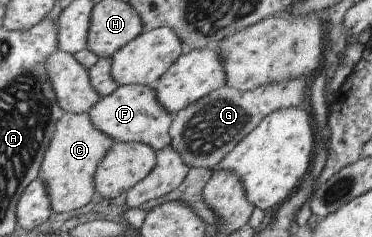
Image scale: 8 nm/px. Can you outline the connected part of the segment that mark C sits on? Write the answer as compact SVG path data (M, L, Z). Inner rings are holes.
M67 113L55 125L55 131L47 151L38 178L47 185L47 195L51 201L51 211L69 213L87 205L95 195L95 169L107 155L114 141L105 134L93 129L89 114Z

